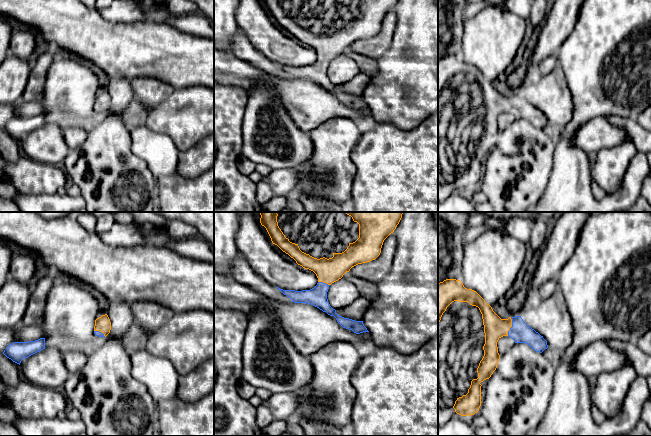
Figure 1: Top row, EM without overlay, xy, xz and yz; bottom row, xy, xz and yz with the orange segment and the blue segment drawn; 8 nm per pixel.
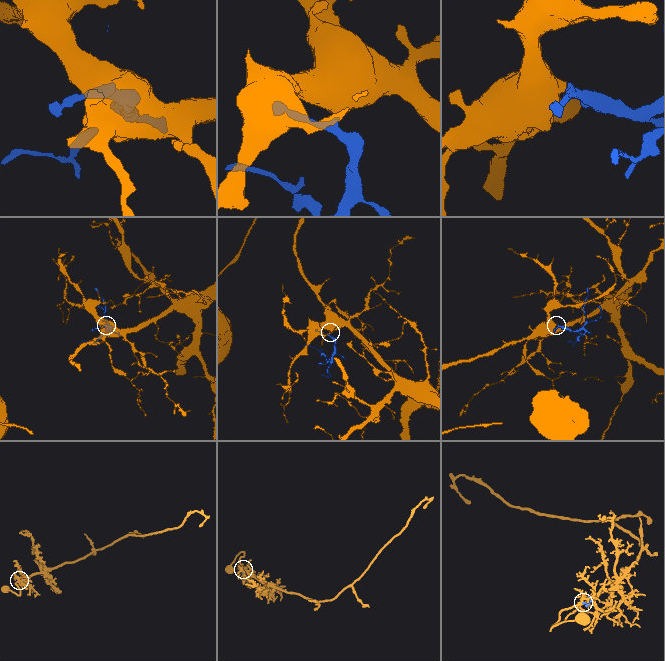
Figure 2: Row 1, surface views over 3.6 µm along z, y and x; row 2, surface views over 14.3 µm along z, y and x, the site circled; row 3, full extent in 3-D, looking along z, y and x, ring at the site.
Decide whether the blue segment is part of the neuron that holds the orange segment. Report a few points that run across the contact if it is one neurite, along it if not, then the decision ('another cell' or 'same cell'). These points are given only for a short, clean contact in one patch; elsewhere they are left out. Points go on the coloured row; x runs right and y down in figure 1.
line yz (494, 327), (511, 326), (520, 332); same cell

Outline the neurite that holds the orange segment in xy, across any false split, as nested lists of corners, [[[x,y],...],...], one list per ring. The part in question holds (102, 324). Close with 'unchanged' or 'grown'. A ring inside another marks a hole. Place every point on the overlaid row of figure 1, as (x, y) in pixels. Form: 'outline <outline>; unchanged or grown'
outline [[[107,314],[95,320],[94,334],[99,337],[106,337],[111,330],[111,322]]]; grown

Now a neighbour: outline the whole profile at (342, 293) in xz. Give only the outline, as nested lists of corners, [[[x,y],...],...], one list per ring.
[[[344,278],[332,283],[327,292],[328,302],[335,310],[352,305],[360,297],[355,285]]]

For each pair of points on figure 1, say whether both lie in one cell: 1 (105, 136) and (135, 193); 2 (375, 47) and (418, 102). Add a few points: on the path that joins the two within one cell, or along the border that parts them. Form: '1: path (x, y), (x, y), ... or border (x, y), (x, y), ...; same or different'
1: path (106, 150), (106, 163), (121, 179); same
2: border (393, 34), (390, 47), (376, 60); different

